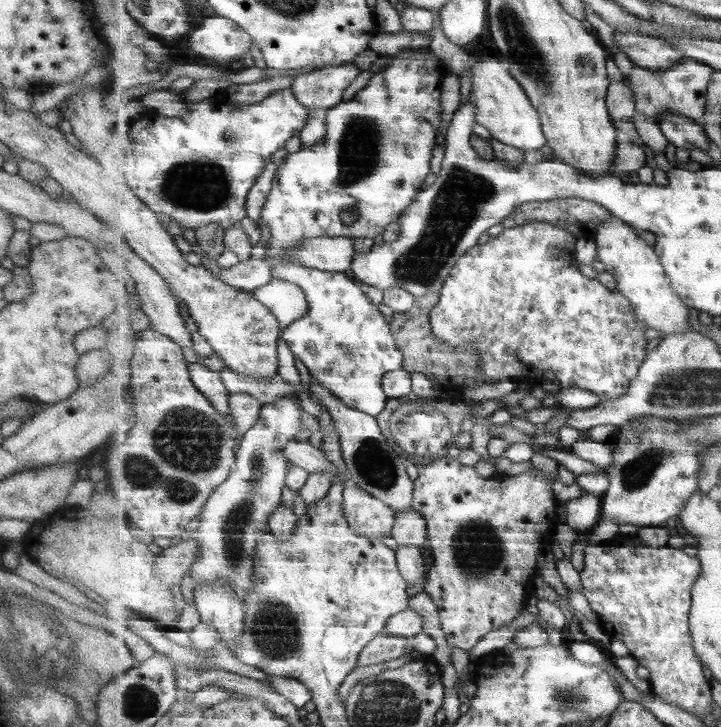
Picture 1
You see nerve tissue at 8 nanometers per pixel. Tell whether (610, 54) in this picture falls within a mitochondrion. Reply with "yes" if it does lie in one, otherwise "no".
no

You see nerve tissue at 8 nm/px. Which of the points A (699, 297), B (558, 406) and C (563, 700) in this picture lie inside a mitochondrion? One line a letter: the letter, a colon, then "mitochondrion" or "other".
A: other
B: other
C: mitochondrion

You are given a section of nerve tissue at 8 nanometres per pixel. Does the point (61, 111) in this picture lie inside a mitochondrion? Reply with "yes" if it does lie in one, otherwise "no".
no

